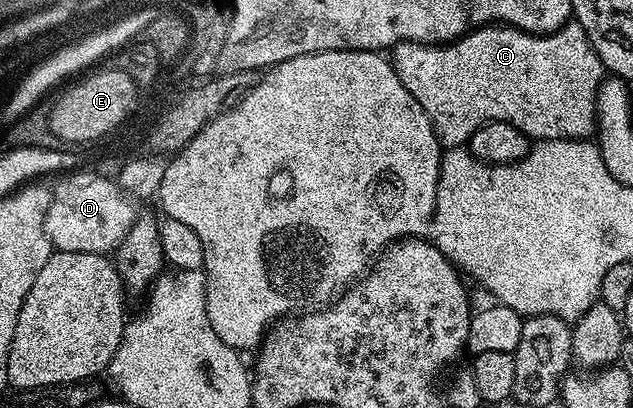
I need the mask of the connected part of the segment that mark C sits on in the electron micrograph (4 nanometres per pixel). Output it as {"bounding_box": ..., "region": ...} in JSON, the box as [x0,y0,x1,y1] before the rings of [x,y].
{"bounding_box":[391,23,607,149],"region":[[[570,23],[562,29],[555,29],[548,33],[525,33],[521,29],[512,29],[509,25],[482,25],[481,28],[472,29],[465,36],[449,42],[448,45],[424,45],[418,41],[401,41],[392,46],[391,60],[399,79],[403,79],[403,87],[407,87],[407,91],[415,95],[419,107],[427,111],[427,119],[431,119],[431,127],[445,149],[464,146],[478,128],[492,121],[505,121],[507,124],[513,124],[519,131],[525,133],[526,137],[537,141],[554,141],[555,139],[579,141],[594,136],[597,127],[597,92],[607,76],[607,70],[605,64],[599,59],[595,47],[589,42],[585,28],[576,23]]]}

